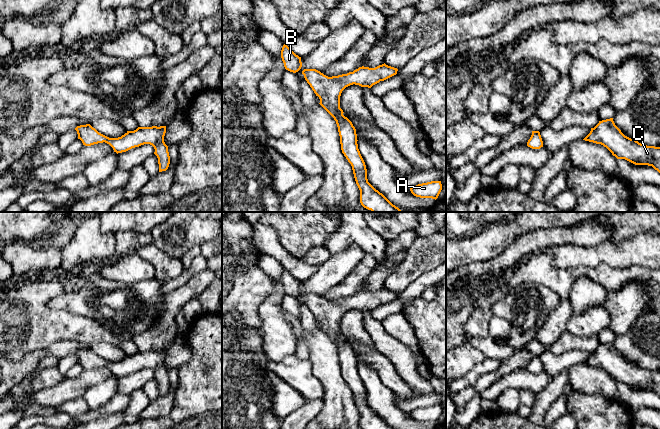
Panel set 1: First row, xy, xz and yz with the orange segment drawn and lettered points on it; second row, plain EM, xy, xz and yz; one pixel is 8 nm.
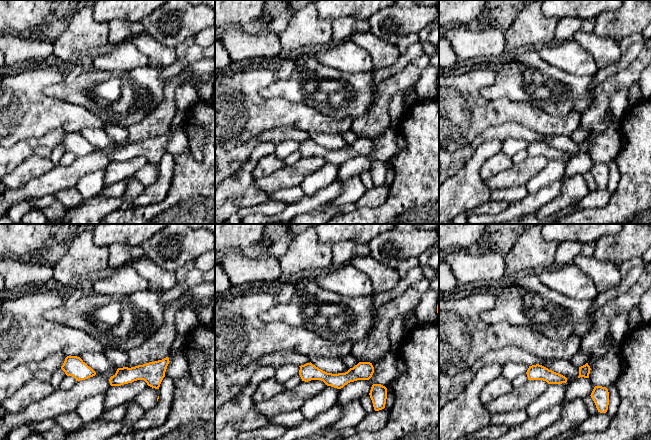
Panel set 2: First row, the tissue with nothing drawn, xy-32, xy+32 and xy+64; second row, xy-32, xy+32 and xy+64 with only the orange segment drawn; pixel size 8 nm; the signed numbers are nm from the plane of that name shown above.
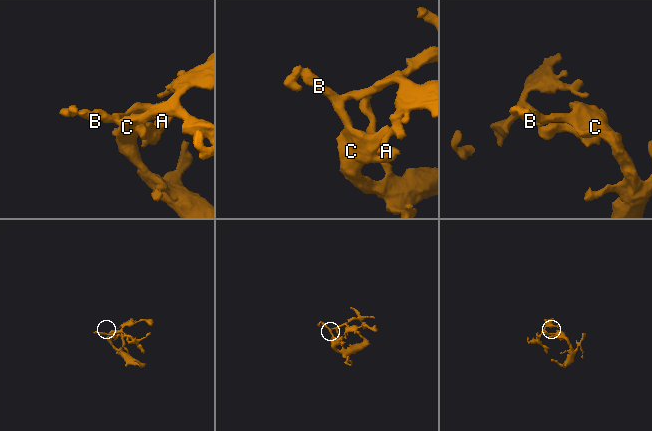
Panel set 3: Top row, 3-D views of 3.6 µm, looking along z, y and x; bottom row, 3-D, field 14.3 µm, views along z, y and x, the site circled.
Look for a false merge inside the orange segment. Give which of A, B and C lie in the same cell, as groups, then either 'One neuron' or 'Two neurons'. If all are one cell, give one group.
Groups: A B C. One neuron

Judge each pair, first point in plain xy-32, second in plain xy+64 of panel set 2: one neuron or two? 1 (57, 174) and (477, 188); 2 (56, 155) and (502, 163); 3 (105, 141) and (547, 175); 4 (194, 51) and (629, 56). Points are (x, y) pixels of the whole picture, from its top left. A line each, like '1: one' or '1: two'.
1: two
2: two
3: one
4: one

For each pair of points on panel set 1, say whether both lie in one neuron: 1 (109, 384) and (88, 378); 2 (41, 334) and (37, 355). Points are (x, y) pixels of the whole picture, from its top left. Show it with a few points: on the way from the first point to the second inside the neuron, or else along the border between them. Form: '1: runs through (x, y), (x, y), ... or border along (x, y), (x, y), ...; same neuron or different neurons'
1: border along (113, 375), (92, 385), (83, 396); different neurons
2: border along (60, 340), (44, 348), (27, 352), (17, 360); different neurons

